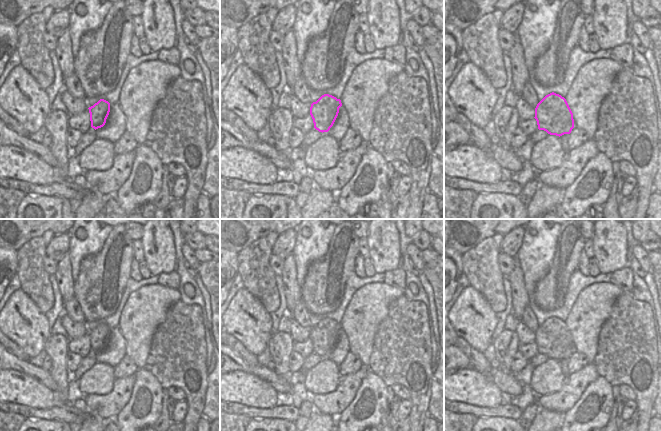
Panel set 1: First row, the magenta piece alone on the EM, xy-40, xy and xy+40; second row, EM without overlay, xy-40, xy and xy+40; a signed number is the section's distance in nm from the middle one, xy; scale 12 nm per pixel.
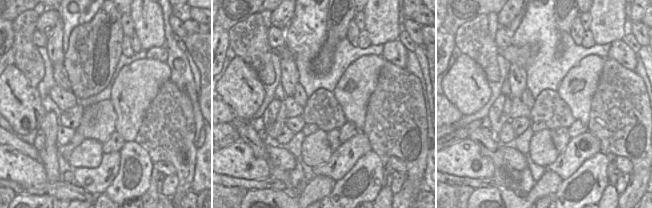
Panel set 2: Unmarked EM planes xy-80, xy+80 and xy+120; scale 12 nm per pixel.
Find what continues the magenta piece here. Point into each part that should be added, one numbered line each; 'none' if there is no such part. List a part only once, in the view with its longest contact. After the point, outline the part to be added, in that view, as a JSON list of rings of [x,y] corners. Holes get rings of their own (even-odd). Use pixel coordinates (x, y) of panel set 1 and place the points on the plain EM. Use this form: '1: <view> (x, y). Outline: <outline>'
none.

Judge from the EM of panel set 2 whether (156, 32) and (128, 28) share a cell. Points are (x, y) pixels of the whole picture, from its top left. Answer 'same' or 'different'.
different

